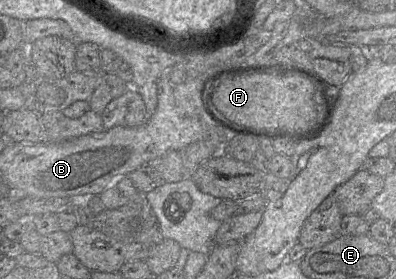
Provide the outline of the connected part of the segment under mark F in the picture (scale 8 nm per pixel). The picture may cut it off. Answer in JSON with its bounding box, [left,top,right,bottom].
[213,74,327,131]

